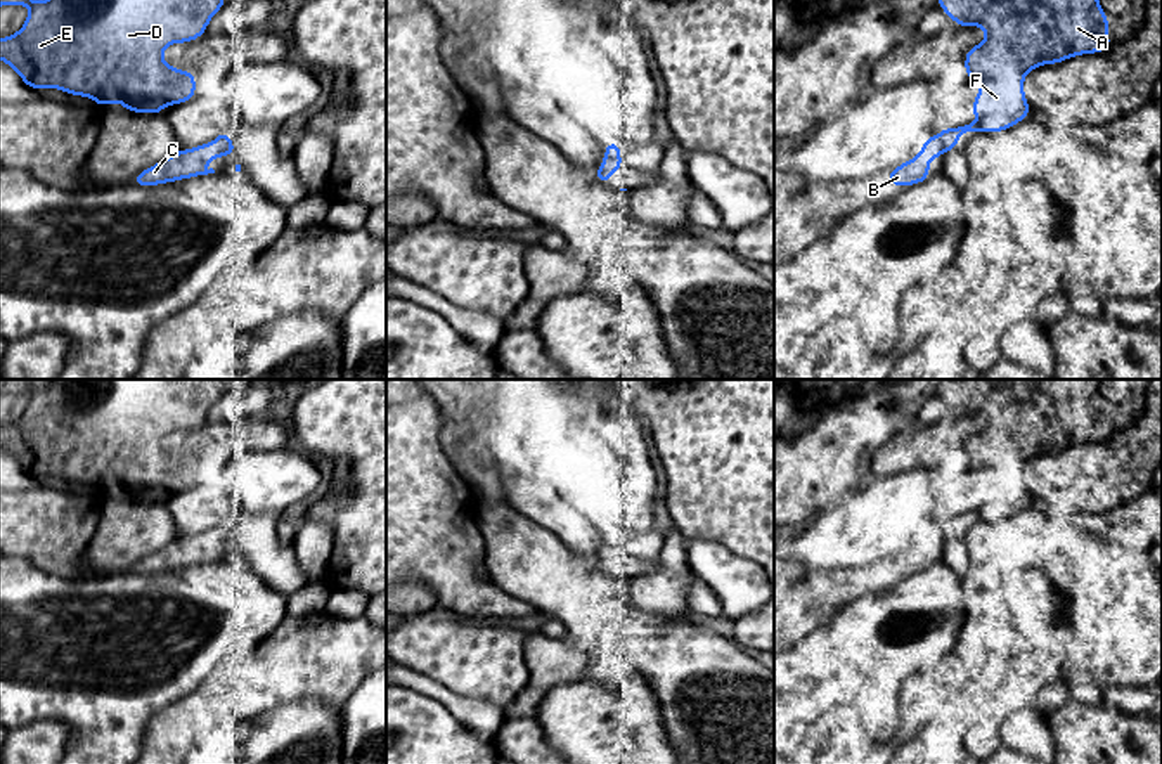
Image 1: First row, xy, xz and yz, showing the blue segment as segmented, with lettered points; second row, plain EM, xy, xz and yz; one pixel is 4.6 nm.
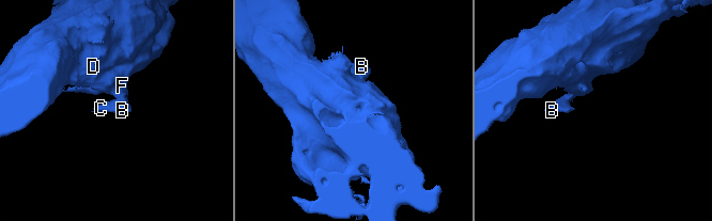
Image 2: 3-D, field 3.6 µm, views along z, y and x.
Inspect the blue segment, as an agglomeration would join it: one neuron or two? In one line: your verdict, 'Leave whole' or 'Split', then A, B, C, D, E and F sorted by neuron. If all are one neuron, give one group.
Split. Groups: A D E F / B C

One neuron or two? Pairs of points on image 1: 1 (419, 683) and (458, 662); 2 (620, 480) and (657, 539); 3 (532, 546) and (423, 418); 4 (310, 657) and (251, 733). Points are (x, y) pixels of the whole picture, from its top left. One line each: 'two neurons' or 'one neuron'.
1: two neurons
2: two neurons
3: two neurons
4: two neurons

